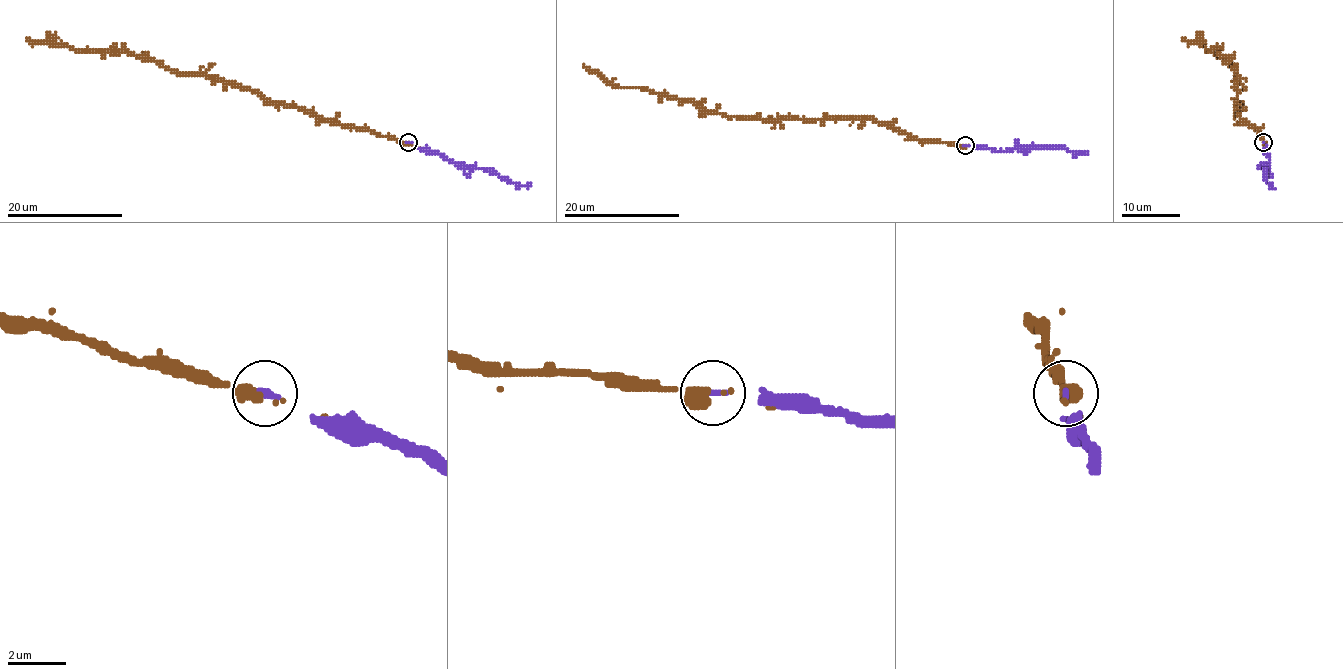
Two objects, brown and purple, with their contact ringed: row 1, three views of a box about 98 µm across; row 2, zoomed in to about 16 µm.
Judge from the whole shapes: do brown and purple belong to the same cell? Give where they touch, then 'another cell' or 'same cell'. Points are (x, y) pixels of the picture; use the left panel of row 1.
place (408, 142); same cell

